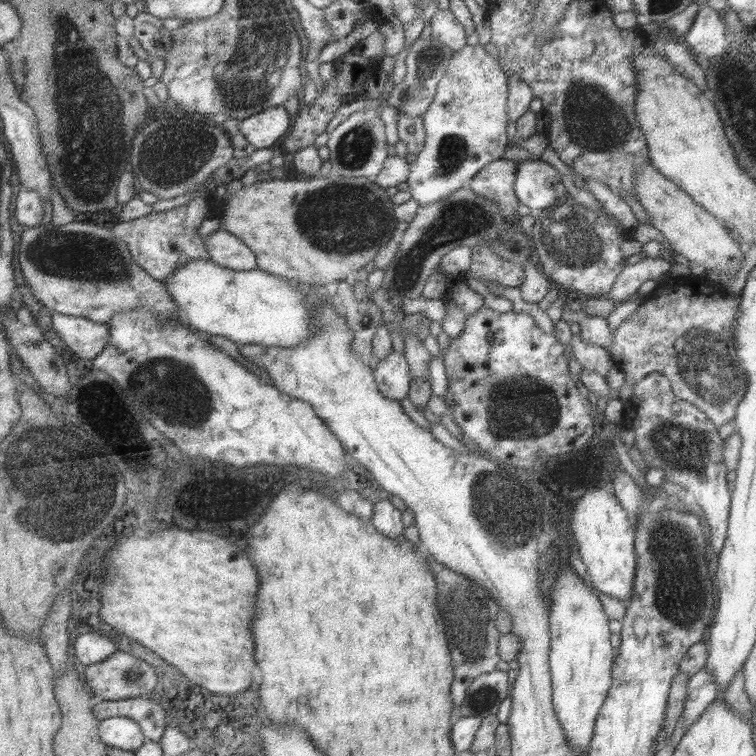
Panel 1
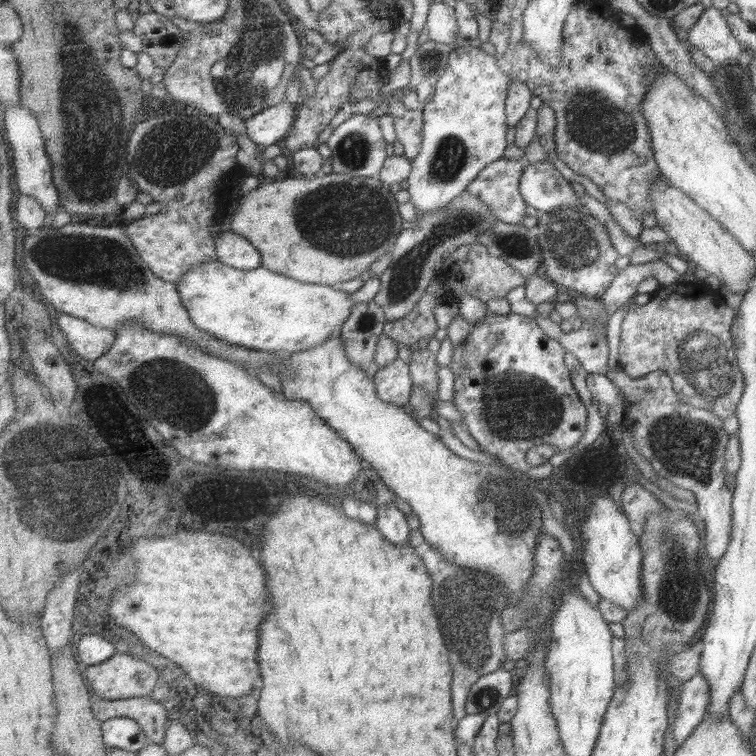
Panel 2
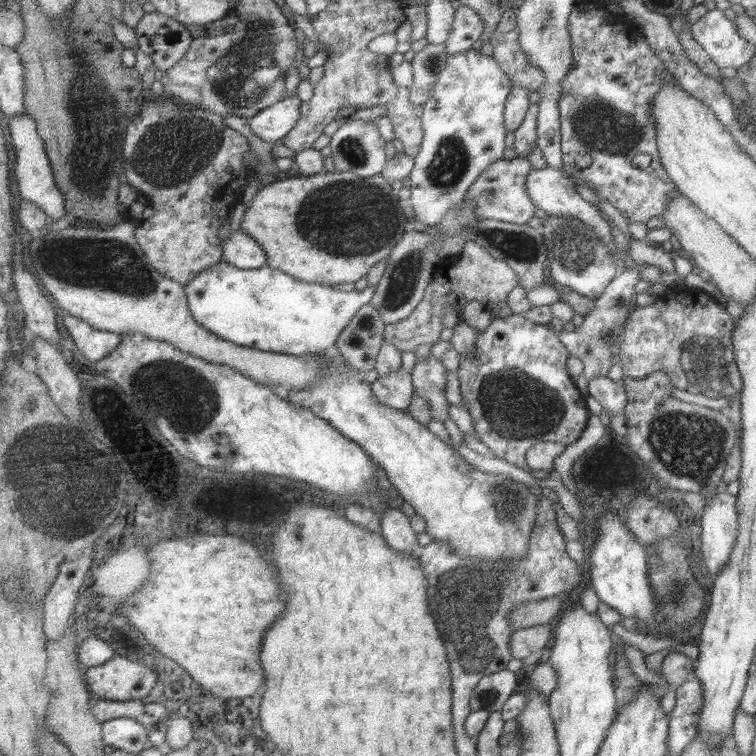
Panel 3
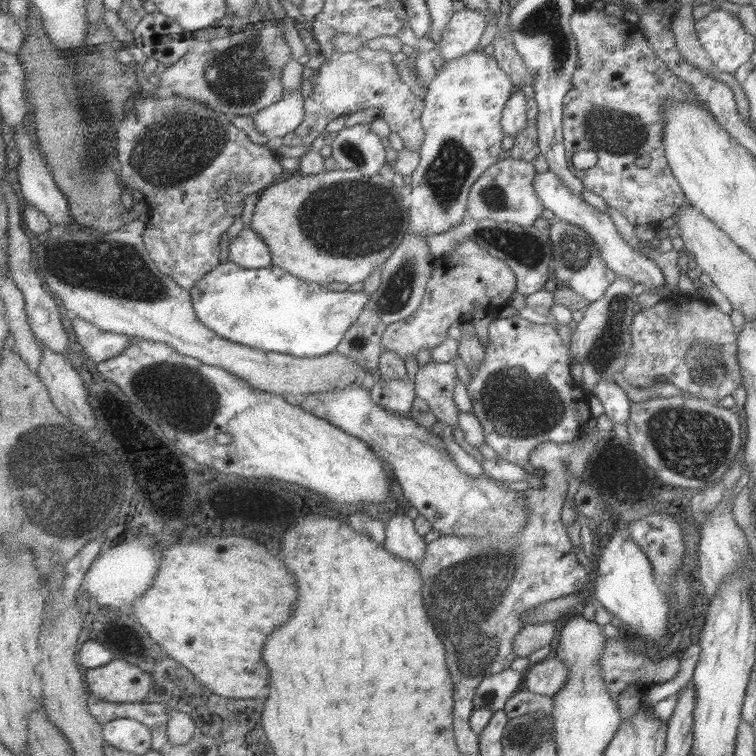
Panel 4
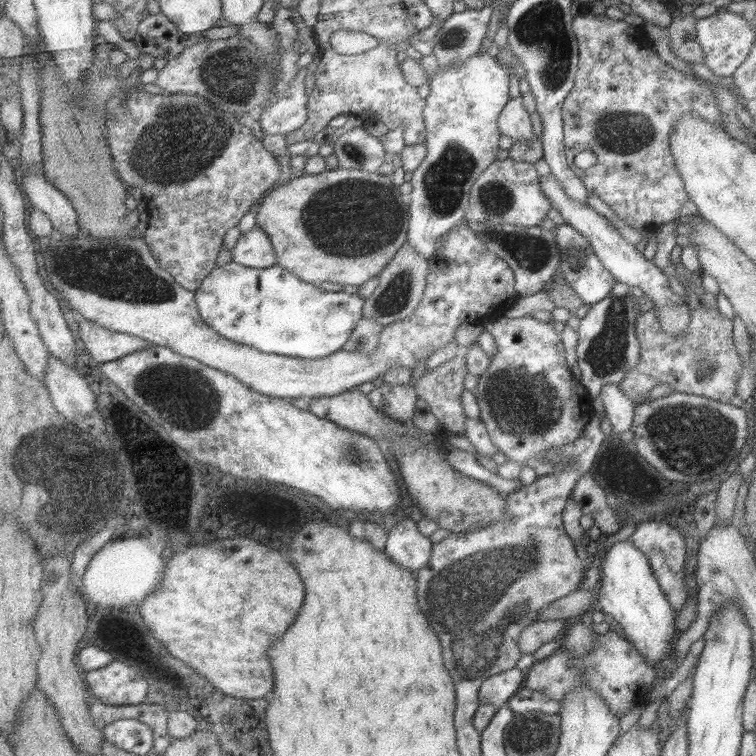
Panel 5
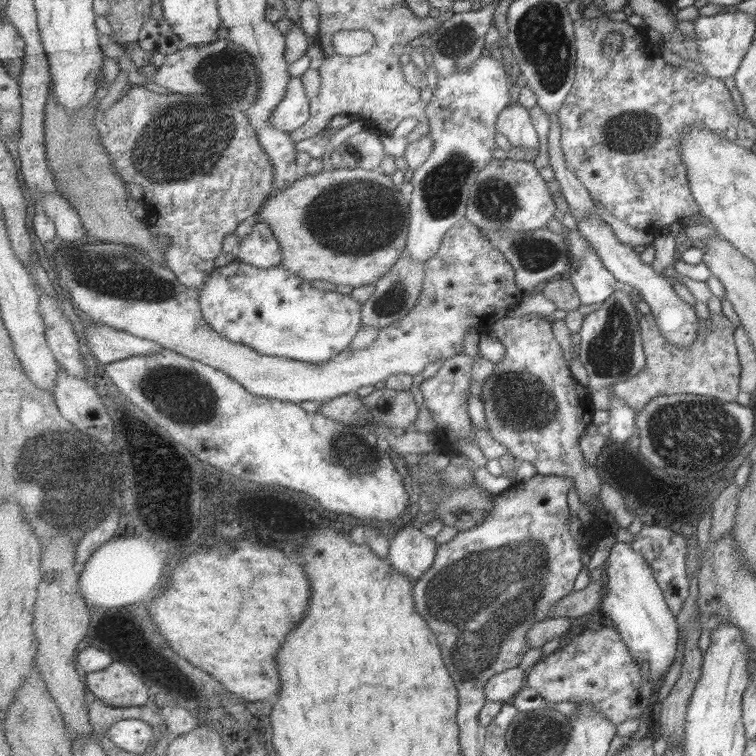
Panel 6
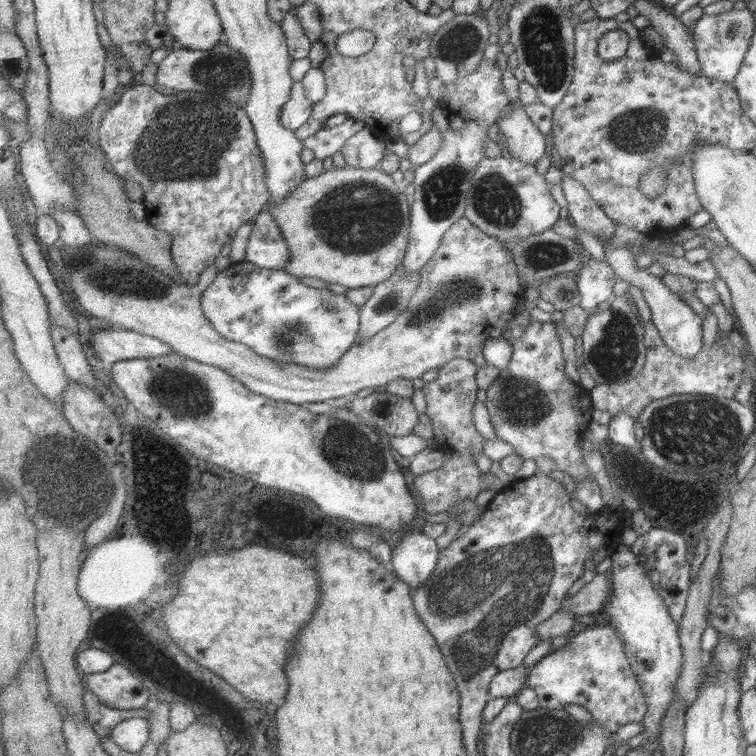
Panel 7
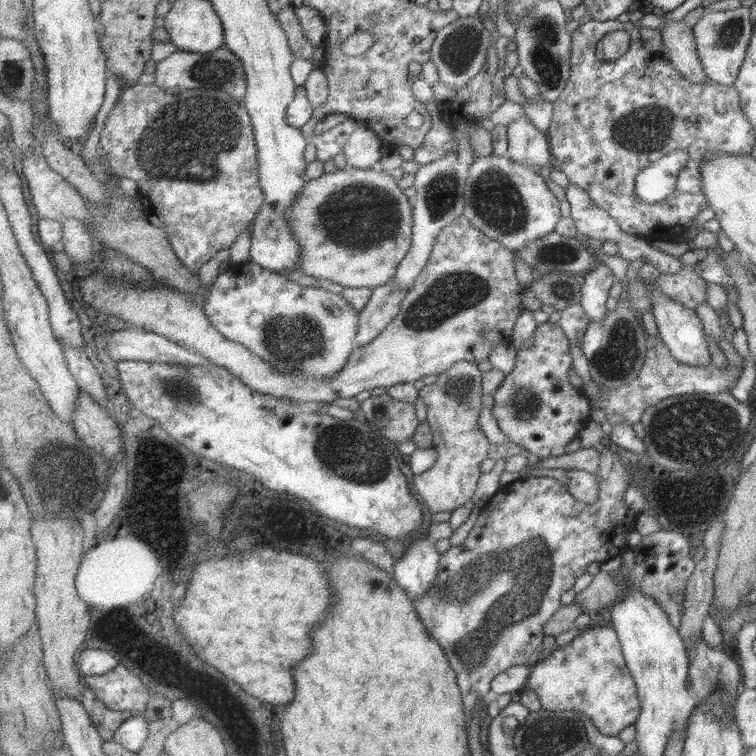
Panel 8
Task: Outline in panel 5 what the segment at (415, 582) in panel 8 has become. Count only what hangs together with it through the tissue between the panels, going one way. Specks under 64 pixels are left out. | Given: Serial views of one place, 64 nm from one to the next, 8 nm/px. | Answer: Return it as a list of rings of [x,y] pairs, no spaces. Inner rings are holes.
[[[402,520],[389,531],[386,554],[401,568],[417,572],[432,560],[436,544],[421,530],[419,522]]]

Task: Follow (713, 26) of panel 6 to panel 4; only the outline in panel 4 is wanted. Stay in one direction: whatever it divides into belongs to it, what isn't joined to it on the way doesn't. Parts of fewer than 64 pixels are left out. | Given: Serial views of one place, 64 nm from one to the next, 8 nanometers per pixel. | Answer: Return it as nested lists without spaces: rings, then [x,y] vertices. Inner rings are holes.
[[[714,7],[705,17],[695,21],[696,38],[717,73],[735,73],[754,50],[754,36],[747,34],[737,16]]]

